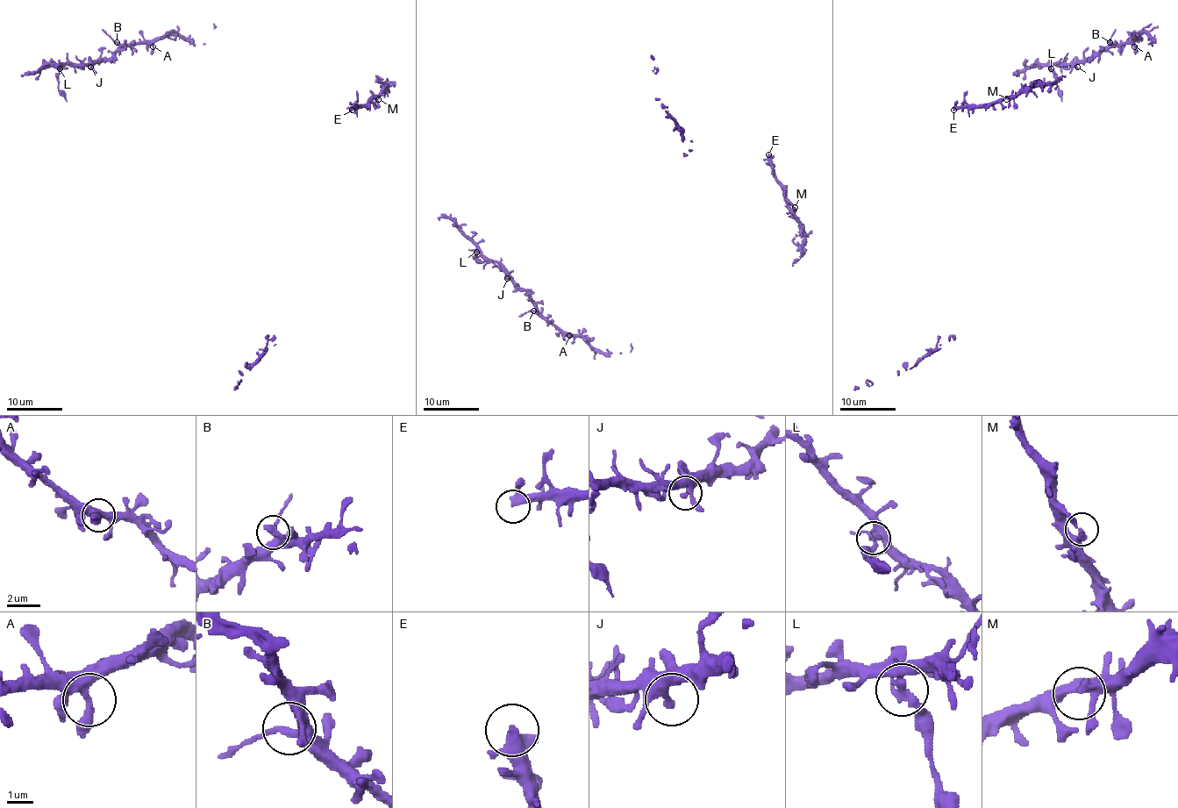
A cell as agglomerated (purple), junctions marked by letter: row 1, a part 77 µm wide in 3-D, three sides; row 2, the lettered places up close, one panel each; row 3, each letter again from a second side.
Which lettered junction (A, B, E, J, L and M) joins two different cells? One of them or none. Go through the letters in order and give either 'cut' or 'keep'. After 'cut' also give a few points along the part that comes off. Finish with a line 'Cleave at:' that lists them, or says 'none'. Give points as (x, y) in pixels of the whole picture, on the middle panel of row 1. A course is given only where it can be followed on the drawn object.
A: keep
B: keep
E: keep
J: keep
L: cut; course (476, 252), (475, 259), (483, 263)
M: keep
Cleave at: L

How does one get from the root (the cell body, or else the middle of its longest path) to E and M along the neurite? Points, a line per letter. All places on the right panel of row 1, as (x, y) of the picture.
E: (1065, 75), (1053, 82), (1023, 86), (1015, 95), (996, 102), (965, 104), (953, 110)
M: (1065, 75), (1053, 82), (1023, 86), (1006, 99)

